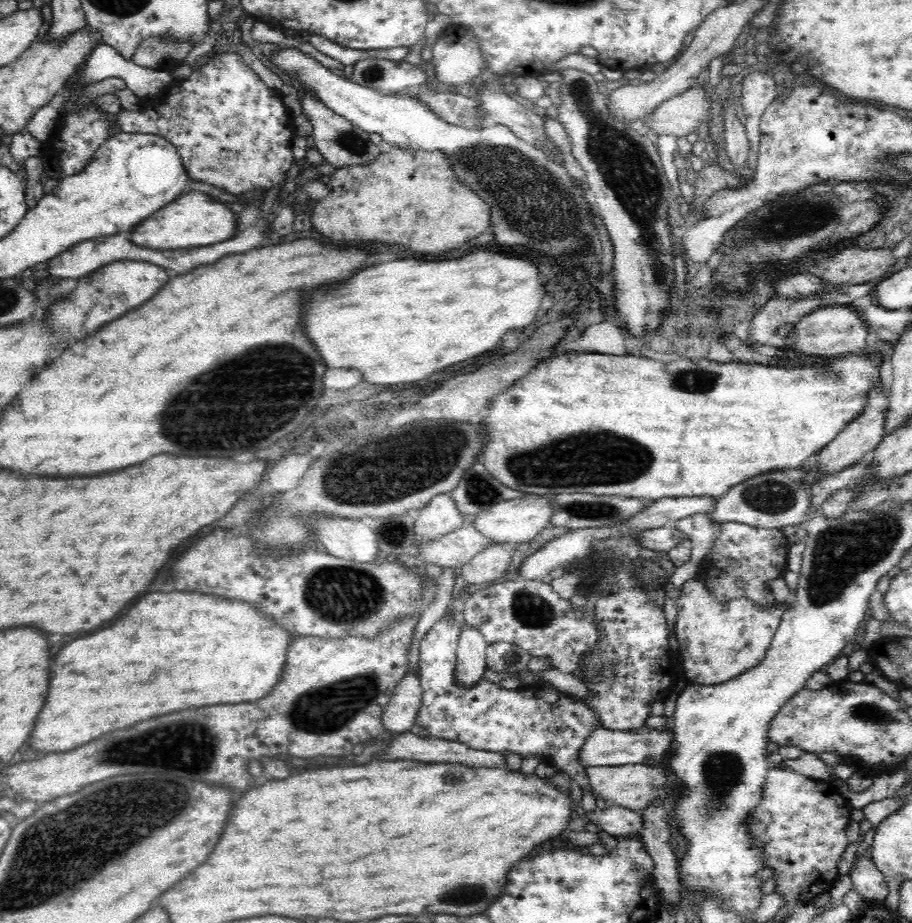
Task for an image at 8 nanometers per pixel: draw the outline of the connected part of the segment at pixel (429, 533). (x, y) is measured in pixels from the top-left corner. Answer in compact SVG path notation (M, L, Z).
M450 494L436 496L426 507L418 511L414 523L415 543L432 541L442 534L450 534L466 523Z

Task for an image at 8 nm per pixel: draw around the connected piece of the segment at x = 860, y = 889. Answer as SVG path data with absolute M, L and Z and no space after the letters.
M856 854L848 872L853 882L853 889L863 896L865 901L882 904L888 896L888 883L877 866L862 855Z

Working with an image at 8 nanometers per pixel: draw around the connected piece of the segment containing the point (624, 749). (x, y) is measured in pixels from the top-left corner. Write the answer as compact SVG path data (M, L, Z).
M647 726L635 731L610 730L600 727L587 738L581 748L579 762L585 767L622 766L645 764L649 759L660 761L672 756L674 729L649 729Z

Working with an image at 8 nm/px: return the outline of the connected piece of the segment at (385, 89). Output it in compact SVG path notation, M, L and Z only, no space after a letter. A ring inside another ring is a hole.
M368 58L354 64L351 81L374 88L380 94L391 94L426 84L428 74L405 61Z

